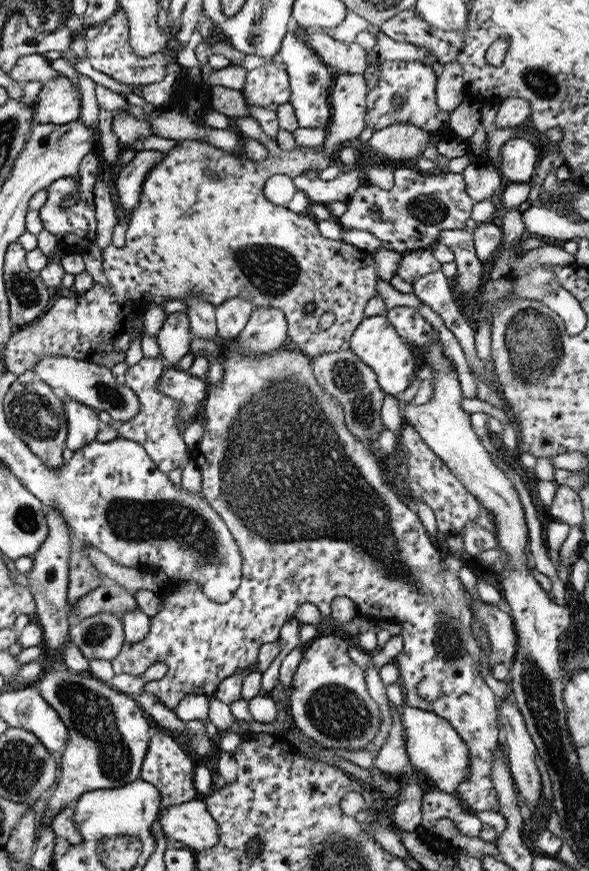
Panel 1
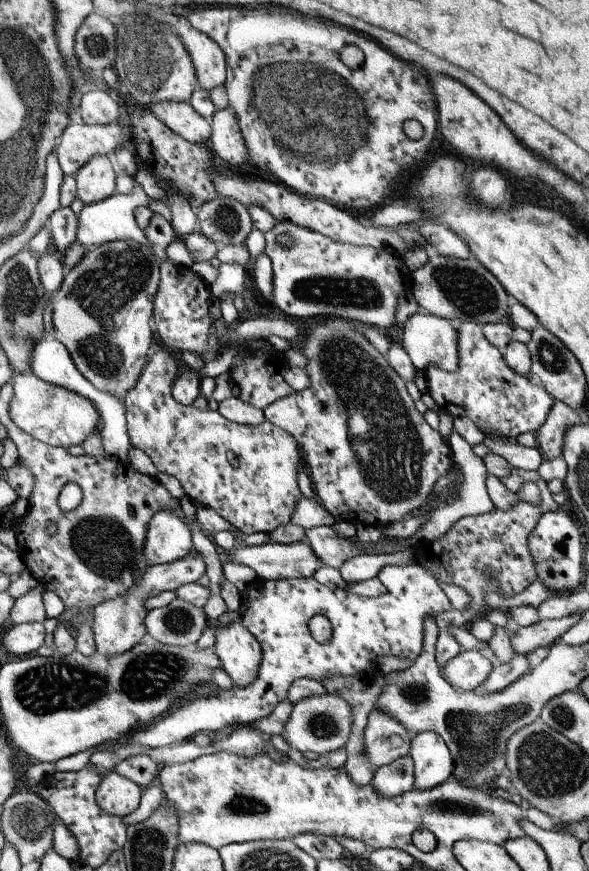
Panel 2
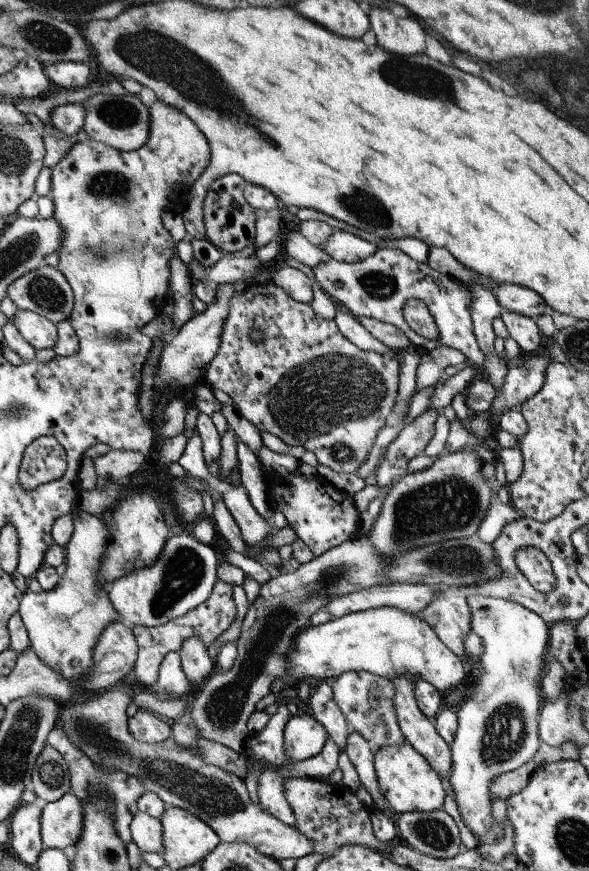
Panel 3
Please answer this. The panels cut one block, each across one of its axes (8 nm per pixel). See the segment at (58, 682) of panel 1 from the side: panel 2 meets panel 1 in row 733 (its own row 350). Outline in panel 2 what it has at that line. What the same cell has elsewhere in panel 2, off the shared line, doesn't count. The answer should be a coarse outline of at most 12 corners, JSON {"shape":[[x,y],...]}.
{"shape":[[89,248],[50,293],[45,335],[125,396],[155,338],[158,261]]}

